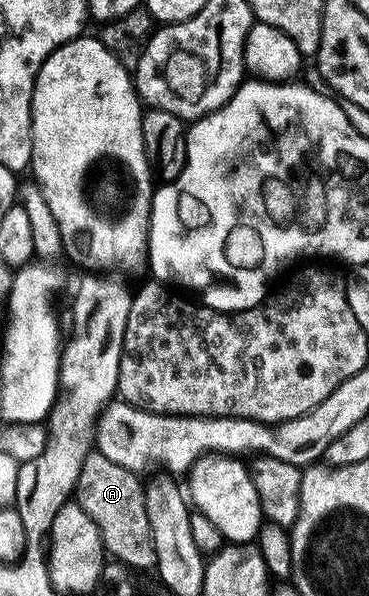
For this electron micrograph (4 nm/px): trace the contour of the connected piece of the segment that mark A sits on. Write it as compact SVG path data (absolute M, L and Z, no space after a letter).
M92 449L85 457L75 483L74 498L85 513L93 517L103 538L103 550L108 556L124 563L128 569L156 566L155 544L151 541L151 526L147 512L147 497L144 484L134 471L109 461L98 449Z

